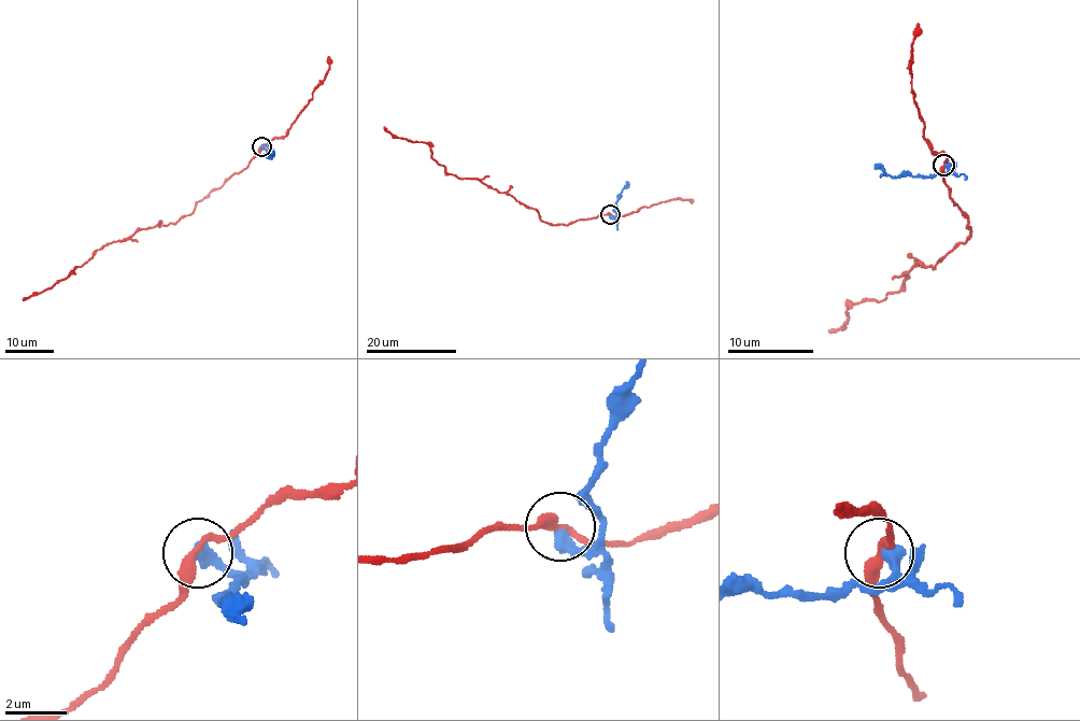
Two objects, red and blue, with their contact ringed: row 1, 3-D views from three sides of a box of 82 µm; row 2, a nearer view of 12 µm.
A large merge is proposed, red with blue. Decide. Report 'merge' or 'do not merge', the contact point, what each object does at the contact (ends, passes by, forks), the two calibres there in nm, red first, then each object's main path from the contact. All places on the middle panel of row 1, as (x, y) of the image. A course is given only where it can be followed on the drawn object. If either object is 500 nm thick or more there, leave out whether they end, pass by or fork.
do not merge; at (610, 214); red passes by; blue ends there; 320 nm thick on the red side, 440 nm on the other; red runs (610, 214), (546, 223), (510, 195), (450, 174), (426, 143), (395, 137), (384, 127); blue runs (610, 215), (613, 217), (616, 215), (614, 202), (628, 181)

